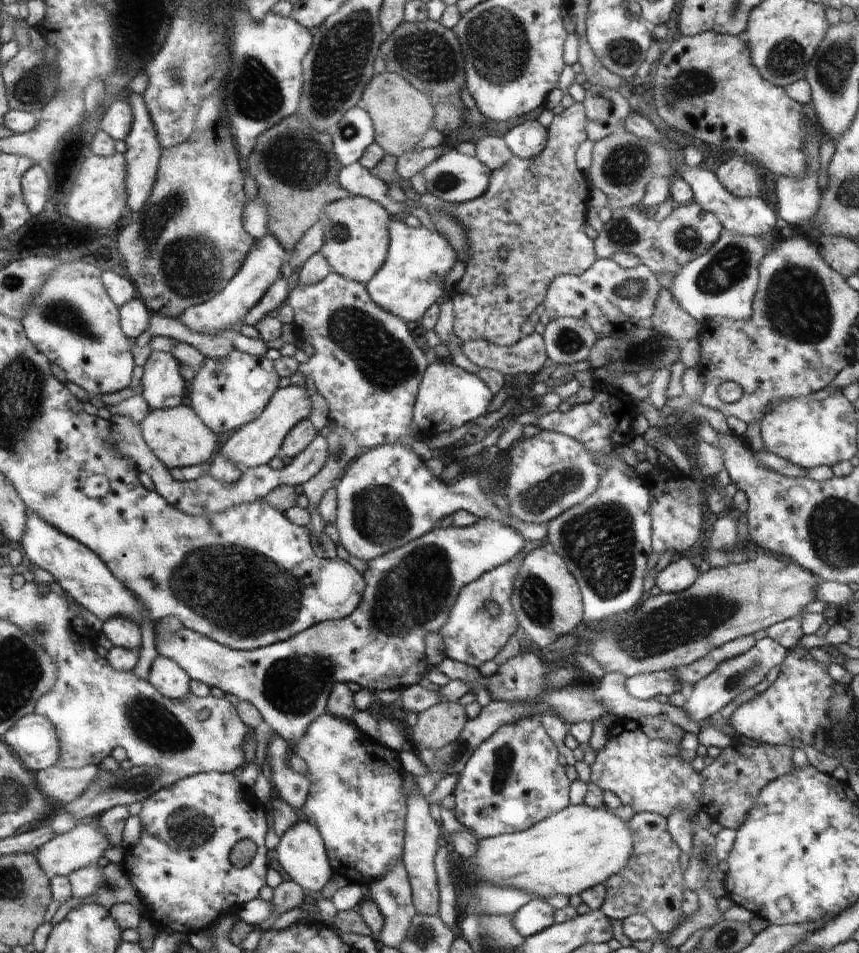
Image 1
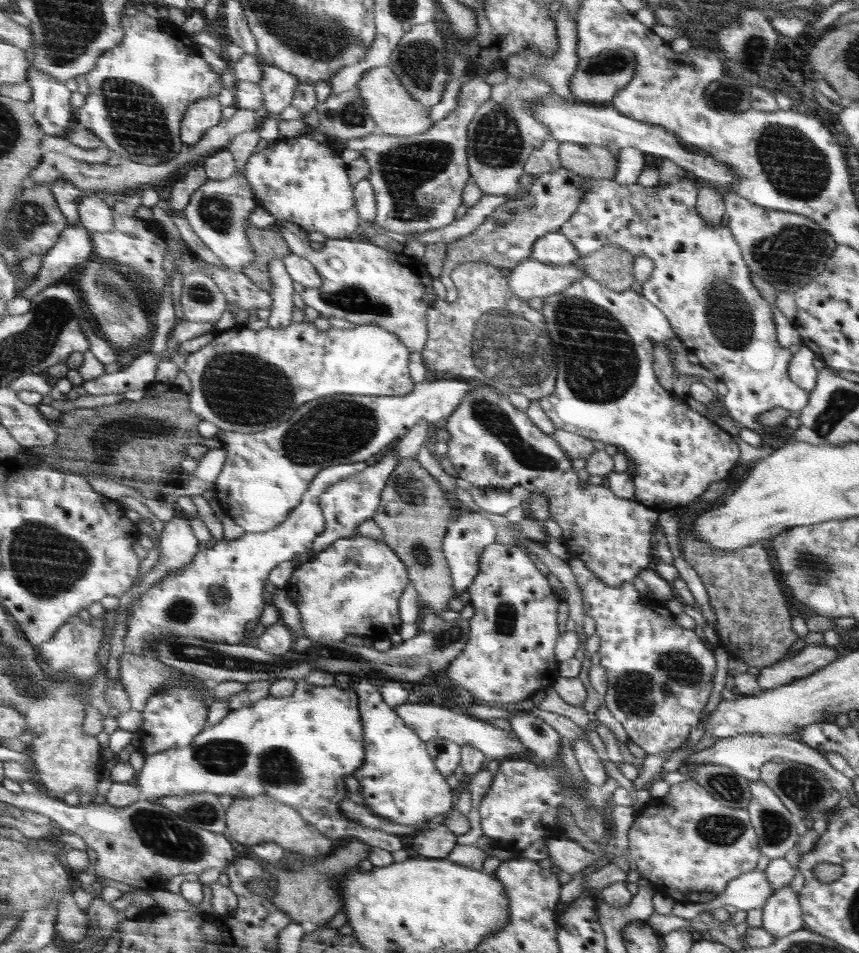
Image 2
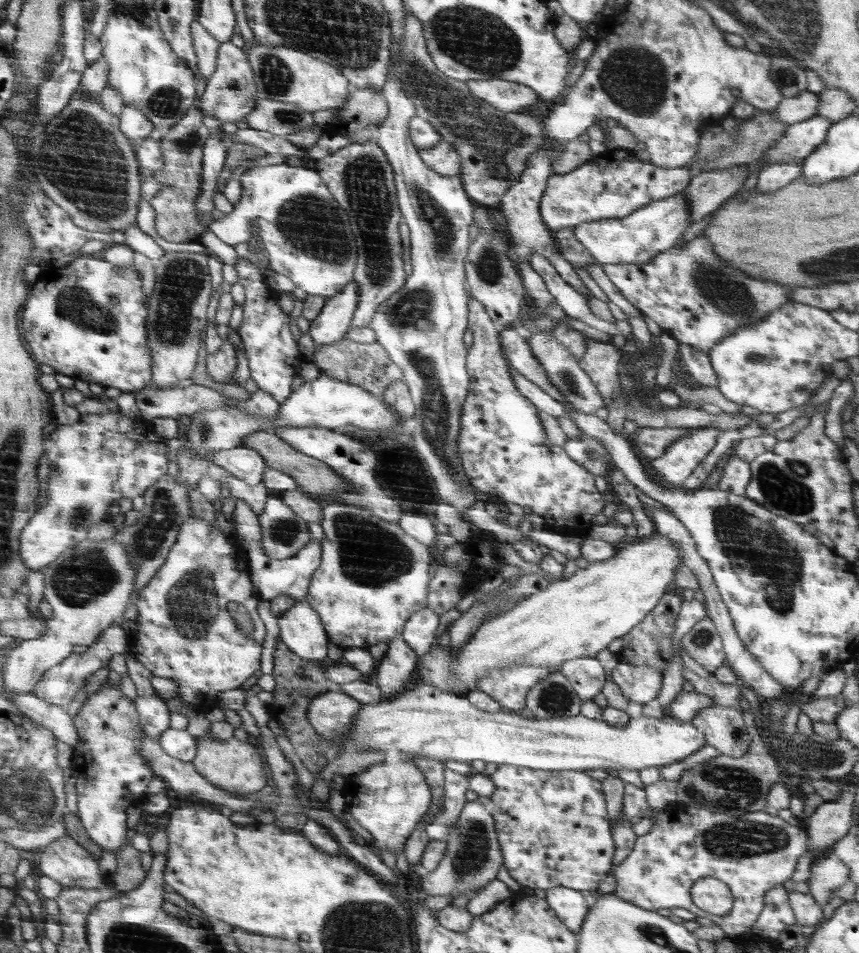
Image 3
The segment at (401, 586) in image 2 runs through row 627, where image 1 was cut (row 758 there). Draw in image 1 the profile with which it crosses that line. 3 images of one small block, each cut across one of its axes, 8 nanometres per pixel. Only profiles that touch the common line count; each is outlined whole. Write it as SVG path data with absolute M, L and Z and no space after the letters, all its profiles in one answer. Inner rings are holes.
M324 714L310 723L305 735L293 747L293 752L306 762L308 772L305 776L310 782L308 798L300 810L301 817L321 833L334 872L350 882L367 886L381 879L404 858L408 802L405 800L405 771L399 752L370 740L354 722L346 722L330 714Z

